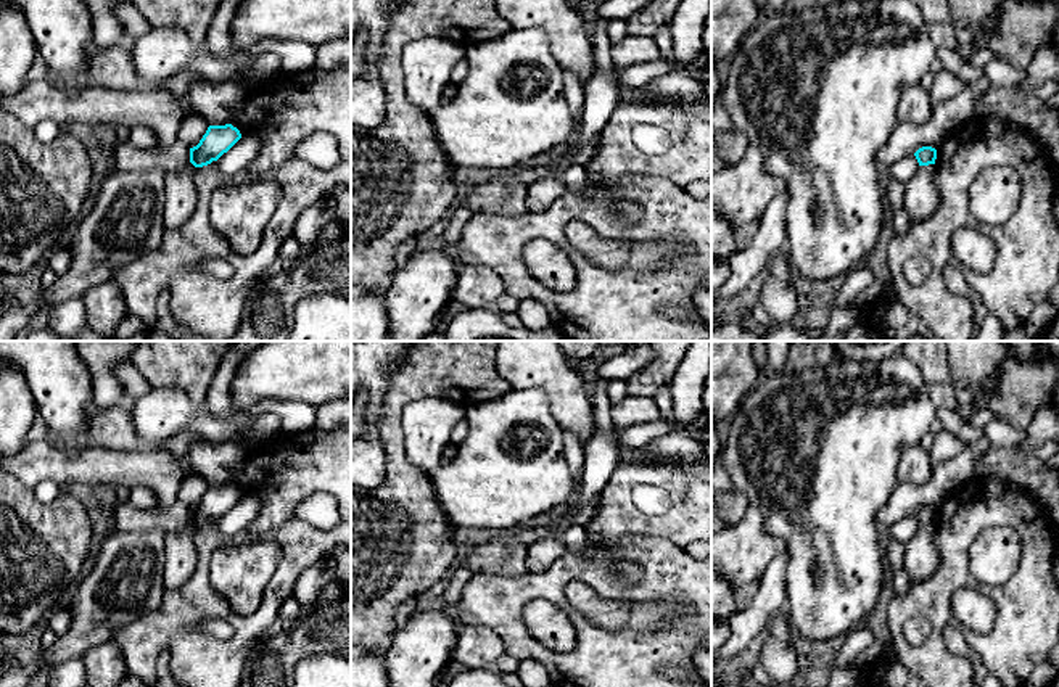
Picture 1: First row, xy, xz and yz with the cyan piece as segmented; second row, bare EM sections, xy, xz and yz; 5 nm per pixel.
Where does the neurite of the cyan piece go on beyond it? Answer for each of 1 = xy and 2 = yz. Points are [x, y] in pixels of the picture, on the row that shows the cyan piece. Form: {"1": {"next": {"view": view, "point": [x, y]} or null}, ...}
{"1": {"next": null}, "2": {"next": null}}

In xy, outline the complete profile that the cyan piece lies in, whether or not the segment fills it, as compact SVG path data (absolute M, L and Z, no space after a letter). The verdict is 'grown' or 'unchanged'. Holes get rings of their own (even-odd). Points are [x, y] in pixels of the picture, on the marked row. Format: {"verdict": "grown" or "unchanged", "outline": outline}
{"verdict": "unchanged", "outline": "M232 124L209 125L200 143L190 148L190 162L195 167L208 166L227 153L240 138L240 130Z"}

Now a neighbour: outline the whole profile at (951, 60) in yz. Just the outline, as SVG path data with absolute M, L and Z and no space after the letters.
M940 47L937 50L937 58L942 61L943 69L954 74L966 85L975 84L983 77L983 69L969 64L958 50Z

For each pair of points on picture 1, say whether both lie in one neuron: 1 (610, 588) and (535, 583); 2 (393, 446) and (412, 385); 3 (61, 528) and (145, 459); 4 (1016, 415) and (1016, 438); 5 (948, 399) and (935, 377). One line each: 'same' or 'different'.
1: same
2: same
3: different
4: different
5: same

